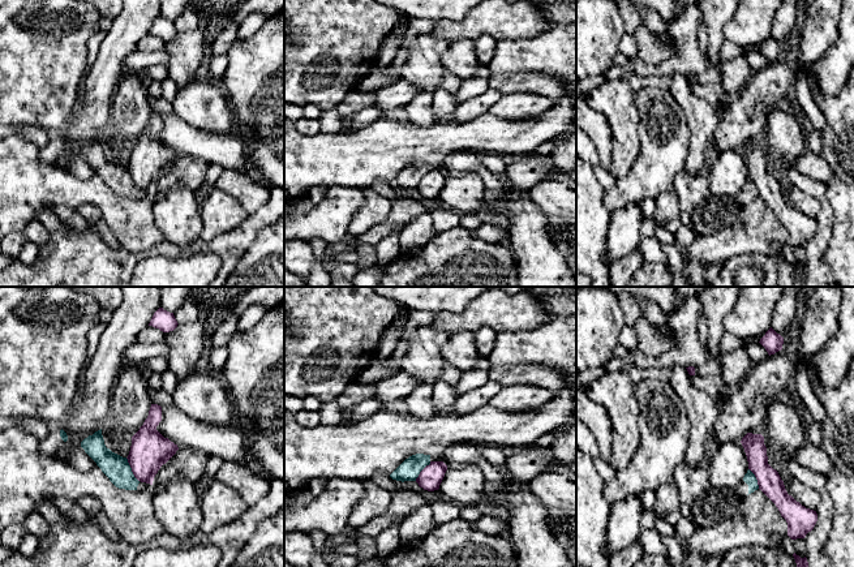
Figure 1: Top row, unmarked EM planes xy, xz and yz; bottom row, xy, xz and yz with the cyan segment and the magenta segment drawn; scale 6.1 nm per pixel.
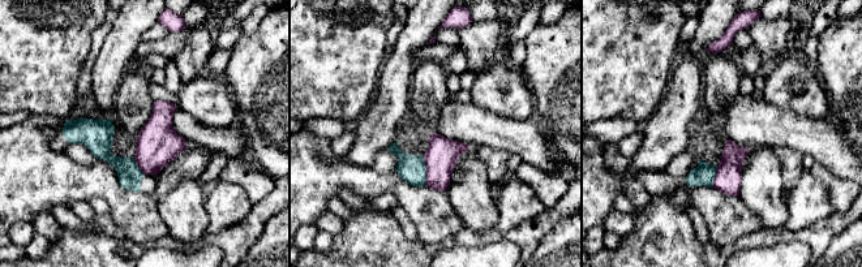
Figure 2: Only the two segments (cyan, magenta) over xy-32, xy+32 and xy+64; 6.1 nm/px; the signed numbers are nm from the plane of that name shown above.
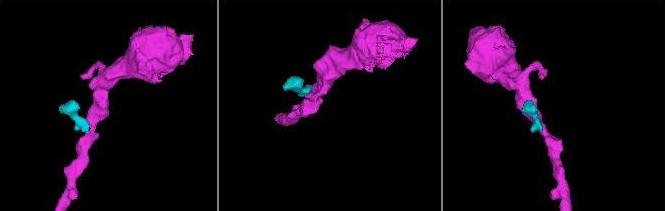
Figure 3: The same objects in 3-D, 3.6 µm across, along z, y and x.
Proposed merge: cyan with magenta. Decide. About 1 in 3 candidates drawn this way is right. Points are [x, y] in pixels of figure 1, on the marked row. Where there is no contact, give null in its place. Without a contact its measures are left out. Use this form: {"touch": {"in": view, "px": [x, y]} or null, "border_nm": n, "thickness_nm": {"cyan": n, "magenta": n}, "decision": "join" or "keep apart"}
{"touch": {"in": "xy", "px": [131, 469]}, "border_nm": 170, "thickness_nm": {"cyan": 160, "magenta": 240}, "decision": "keep apart"}

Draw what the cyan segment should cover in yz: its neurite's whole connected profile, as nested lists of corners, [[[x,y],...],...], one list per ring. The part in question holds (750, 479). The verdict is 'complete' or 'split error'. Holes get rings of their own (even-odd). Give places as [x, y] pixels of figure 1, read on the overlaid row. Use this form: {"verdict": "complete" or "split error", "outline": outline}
{"verdict": "split error", "outline": [[[748,469],[743,477],[743,481],[734,489],[734,491],[739,498],[743,498],[758,489],[759,489],[758,480],[755,474]]]}

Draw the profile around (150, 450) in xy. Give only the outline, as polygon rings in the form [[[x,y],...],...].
[[[151,404],[147,418],[132,437],[132,446],[126,458],[134,477],[150,485],[153,485],[160,467],[179,450],[177,444],[156,430],[160,421],[162,407]]]

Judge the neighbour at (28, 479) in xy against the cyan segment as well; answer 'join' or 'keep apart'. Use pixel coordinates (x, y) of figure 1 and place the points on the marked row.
keep apart

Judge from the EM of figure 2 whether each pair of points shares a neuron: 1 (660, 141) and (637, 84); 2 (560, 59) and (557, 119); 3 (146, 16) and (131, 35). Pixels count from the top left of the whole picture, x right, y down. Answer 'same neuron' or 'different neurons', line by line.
1: different neurons
2: same neuron
3: same neuron

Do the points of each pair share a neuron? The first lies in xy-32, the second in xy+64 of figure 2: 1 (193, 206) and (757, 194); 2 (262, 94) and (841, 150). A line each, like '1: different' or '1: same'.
1: same
2: different

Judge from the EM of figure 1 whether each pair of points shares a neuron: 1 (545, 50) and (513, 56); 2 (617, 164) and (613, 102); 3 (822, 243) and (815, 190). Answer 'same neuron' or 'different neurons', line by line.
1: same neuron
2: same neuron
3: same neuron

